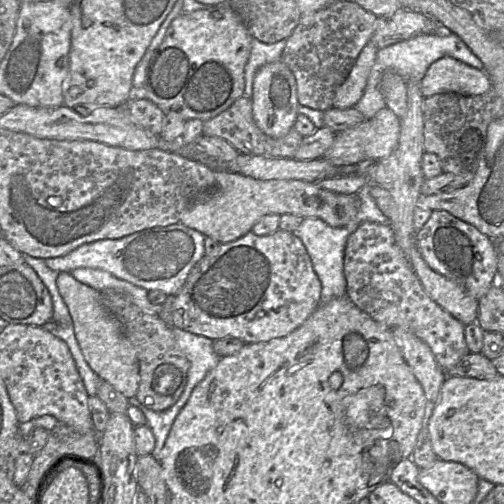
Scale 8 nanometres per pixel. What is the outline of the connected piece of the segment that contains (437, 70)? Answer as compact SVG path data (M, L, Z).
M444 56L430 64L419 86L424 97L444 92L476 96L487 92L491 82L484 70Z

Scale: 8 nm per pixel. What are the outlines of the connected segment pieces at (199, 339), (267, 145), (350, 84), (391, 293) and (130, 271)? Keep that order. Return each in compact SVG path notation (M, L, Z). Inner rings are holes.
M173 327L172 331L190 362L187 382L183 391L190 395L207 373L216 367L221 357L215 353L212 339L177 327Z
M245 95L236 99L226 110L204 121L202 135L221 137L239 153L280 158L294 158L303 139L303 136L294 127L280 138L274 138L262 132L253 118L252 99Z
M371 41L363 47L349 74L336 89L332 107L346 109L356 105L365 90L377 51L378 48Z
M363 222L349 235L344 250L344 278L346 296L360 310L388 329L401 327L421 339L429 346L436 361L445 372L470 353L465 340L465 326L430 299L409 259L396 244L394 233L389 224Z
M178 222L144 229L119 239L86 243L64 256L44 260L50 269L57 272L70 273L77 268L100 269L148 291L161 290L169 296L177 294L192 268L205 255L205 237Z

